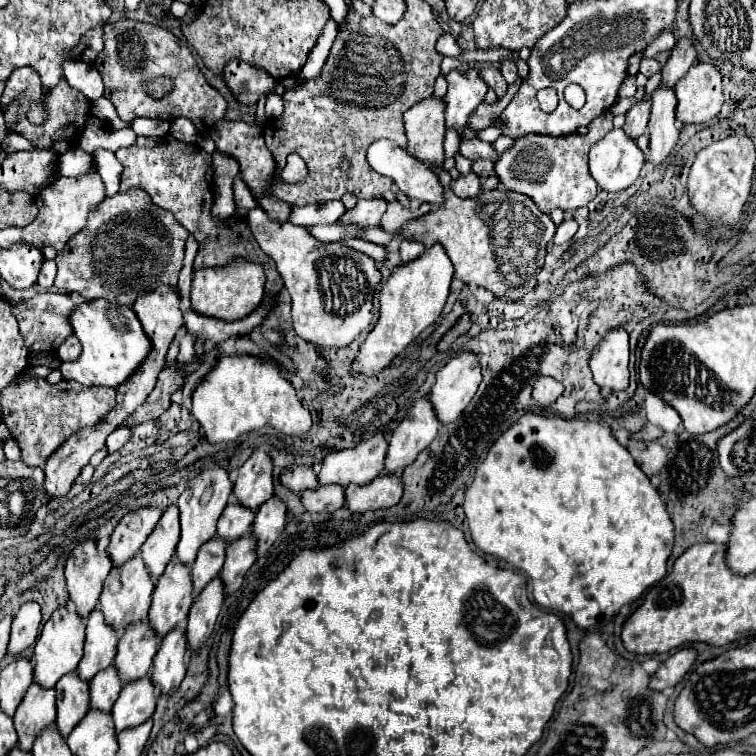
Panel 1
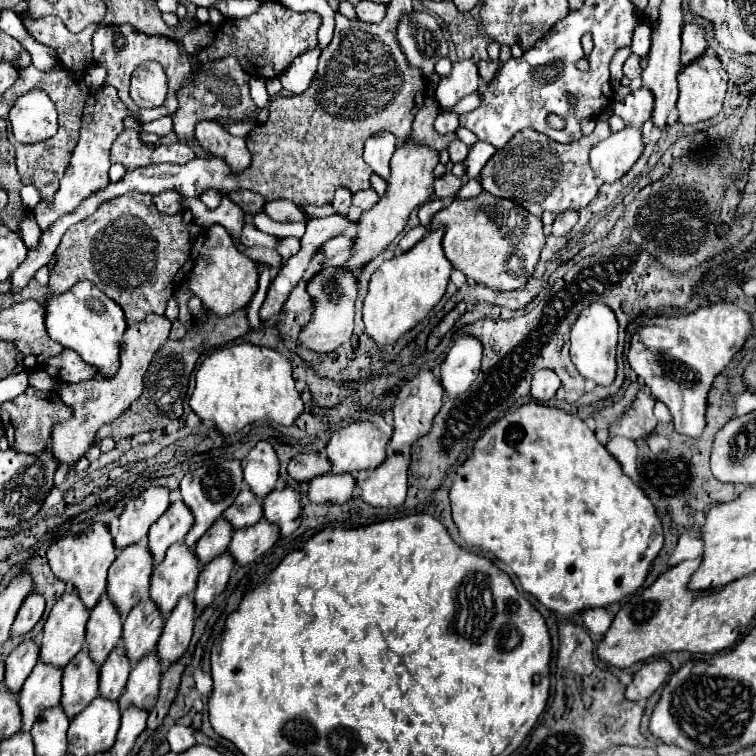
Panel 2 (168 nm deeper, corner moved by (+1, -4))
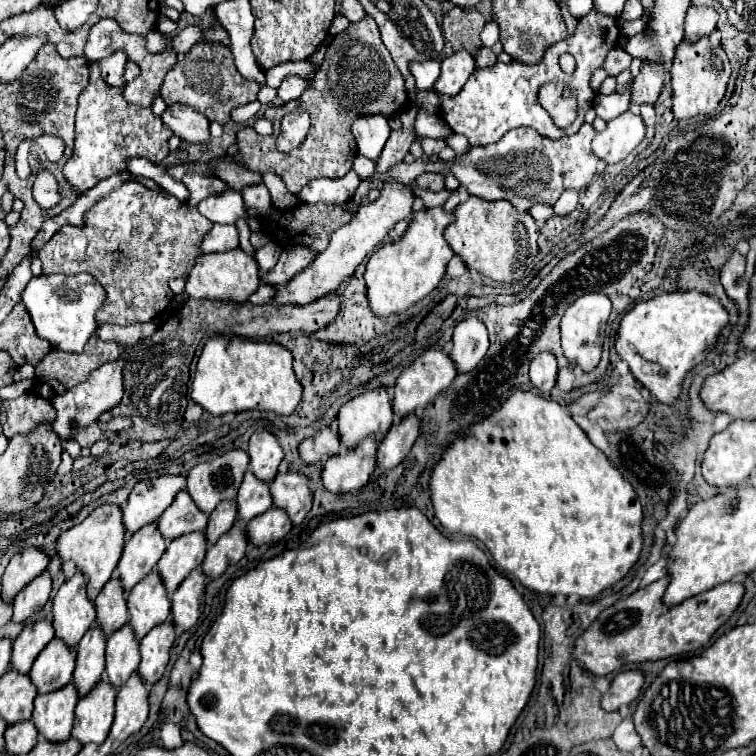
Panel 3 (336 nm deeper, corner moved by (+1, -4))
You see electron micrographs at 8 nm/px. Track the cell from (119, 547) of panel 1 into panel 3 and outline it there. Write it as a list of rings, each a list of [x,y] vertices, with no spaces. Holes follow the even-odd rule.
[[[166,474],[150,480],[140,480],[132,488],[126,506],[122,508],[124,526],[128,534],[134,534],[144,524],[156,522],[184,486],[186,486],[186,476],[182,474],[178,476]]]

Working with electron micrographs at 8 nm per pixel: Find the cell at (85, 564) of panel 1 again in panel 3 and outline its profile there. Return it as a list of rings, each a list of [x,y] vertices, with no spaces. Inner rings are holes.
[[[104,504],[98,506],[82,524],[62,532],[58,538],[58,554],[64,562],[72,560],[78,570],[82,570],[88,578],[88,598],[94,602],[98,592],[102,590],[102,584],[108,582],[112,576],[124,548],[126,540],[126,528],[122,522],[122,508],[118,504]]]

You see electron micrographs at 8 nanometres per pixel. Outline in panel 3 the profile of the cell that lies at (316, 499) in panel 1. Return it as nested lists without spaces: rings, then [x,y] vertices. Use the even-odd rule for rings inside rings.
[[[364,438],[356,448],[346,448],[328,458],[322,470],[324,486],[334,492],[352,492],[366,486],[376,472],[376,438]]]

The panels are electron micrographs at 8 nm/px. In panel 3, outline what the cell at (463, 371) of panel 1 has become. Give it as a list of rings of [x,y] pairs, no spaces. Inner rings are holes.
[[[466,316],[454,328],[454,346],[450,358],[458,372],[470,372],[488,350],[488,330],[476,316]]]

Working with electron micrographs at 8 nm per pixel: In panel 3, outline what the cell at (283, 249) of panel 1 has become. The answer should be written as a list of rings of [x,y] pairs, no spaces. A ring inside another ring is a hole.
[[[214,224],[212,230],[204,236],[200,244],[200,254],[210,254],[210,252],[226,252],[238,246],[238,230],[234,226],[222,226]]]

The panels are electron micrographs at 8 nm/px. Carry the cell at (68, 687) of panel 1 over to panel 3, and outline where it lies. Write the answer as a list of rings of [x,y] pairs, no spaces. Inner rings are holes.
[[[94,624],[76,646],[78,658],[76,658],[76,670],[72,682],[76,684],[80,696],[86,696],[104,674],[106,638],[108,636],[98,628],[98,624]]]

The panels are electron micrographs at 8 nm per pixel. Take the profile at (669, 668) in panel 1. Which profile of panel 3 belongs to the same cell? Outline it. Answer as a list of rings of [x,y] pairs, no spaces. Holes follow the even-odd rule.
[[[632,670],[620,672],[620,674],[610,682],[610,688],[608,688],[608,692],[602,696],[600,706],[602,706],[606,712],[612,712],[612,710],[618,710],[622,704],[630,704],[632,700],[638,698],[638,694],[640,694],[640,690],[642,690],[642,684],[644,684],[642,672],[632,672]]]

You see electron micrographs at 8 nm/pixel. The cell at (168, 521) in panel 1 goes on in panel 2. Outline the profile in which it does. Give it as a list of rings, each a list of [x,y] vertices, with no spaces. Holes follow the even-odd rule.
[[[182,500],[172,502],[168,512],[164,512],[164,516],[160,516],[160,520],[148,532],[148,550],[156,564],[164,560],[164,554],[172,544],[184,540],[190,526],[192,514],[188,512],[188,506]]]

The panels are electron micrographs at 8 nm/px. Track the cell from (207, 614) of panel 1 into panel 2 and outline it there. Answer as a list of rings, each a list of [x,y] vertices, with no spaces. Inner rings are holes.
[[[226,552],[202,568],[200,578],[198,578],[198,588],[194,592],[194,602],[196,602],[198,614],[202,614],[216,600],[216,596],[220,596],[224,592],[232,566],[234,566],[232,556],[228,556],[228,552]]]

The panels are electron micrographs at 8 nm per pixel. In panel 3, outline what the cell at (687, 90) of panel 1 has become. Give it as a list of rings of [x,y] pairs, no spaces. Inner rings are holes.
[[[702,36],[694,44],[682,40],[676,48],[676,56],[670,66],[672,76],[672,112],[676,118],[692,118],[698,114],[708,114],[718,108],[720,100],[724,98],[726,84],[730,78],[730,62],[722,46],[712,48],[710,38]]]

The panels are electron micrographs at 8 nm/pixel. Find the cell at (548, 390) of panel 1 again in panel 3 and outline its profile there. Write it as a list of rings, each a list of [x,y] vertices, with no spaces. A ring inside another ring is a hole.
[[[540,352],[530,362],[530,380],[542,394],[548,394],[554,388],[556,374],[558,366],[556,366],[556,356],[552,352]]]

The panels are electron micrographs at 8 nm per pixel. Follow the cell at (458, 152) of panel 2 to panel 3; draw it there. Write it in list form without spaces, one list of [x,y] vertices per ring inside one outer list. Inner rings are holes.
[[[416,138],[416,142],[422,144],[422,150],[426,156],[432,156],[432,154],[438,154],[440,150],[446,148],[444,140],[436,140],[436,138]]]

